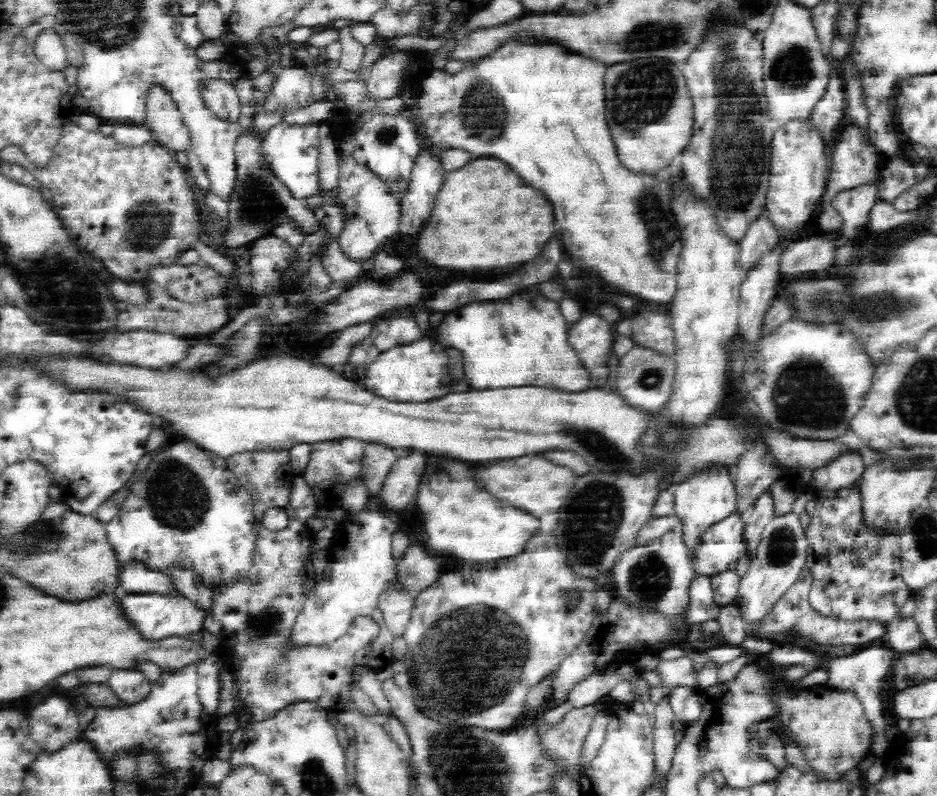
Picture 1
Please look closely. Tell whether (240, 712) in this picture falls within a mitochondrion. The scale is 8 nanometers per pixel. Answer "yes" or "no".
no

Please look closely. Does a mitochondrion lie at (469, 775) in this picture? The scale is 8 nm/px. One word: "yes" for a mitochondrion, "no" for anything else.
yes

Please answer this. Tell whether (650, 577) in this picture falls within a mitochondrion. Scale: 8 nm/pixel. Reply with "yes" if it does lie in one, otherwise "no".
yes

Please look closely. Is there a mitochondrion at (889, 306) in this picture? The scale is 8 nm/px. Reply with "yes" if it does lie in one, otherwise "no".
yes

